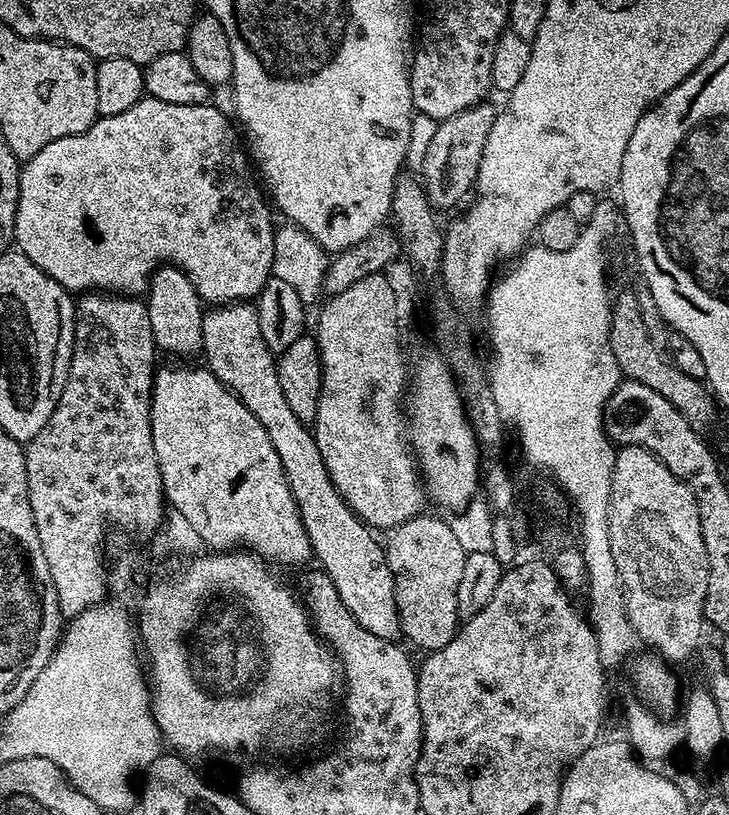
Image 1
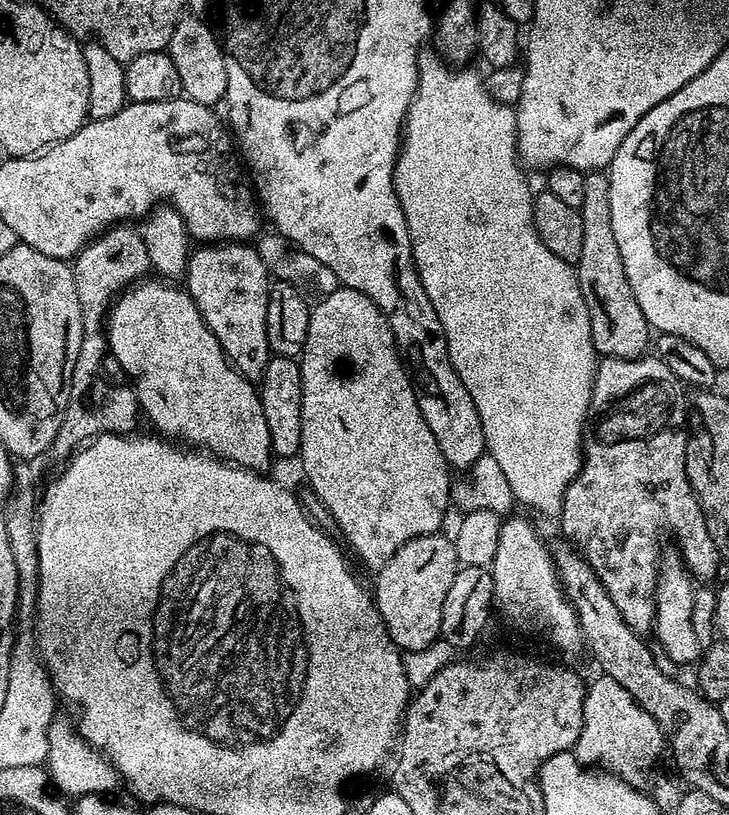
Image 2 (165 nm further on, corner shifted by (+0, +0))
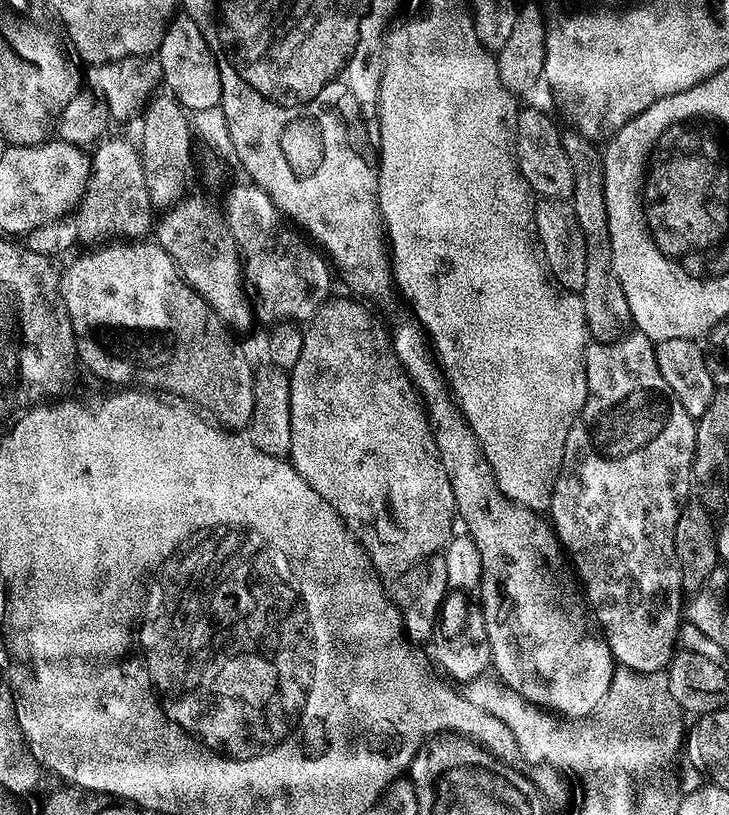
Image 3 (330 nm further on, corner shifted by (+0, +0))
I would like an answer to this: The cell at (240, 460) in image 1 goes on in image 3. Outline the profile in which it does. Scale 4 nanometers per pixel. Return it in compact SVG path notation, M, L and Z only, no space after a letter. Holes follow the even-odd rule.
M128 238L123 242L108 242L103 246L93 247L96 248L93 252L84 252L81 256L74 257L69 262L68 269L63 269L60 277L60 297L64 300L64 305L70 318L70 326L74 330L76 354L79 363L83 367L85 364L98 379L112 384L108 386L143 386L148 390L159 390L161 393L171 394L173 397L183 398L185 401L191 402L197 409L203 410L209 417L219 421L225 429L247 429L250 414L254 412L253 361L248 361L248 356L244 353L243 346L235 340L237 337L234 335L233 329L221 322L218 314L214 314L211 306L184 281L183 274L180 273L178 266L170 258L170 254L166 254L166 250L162 250L159 244L155 242L147 244L148 242L144 238Z

